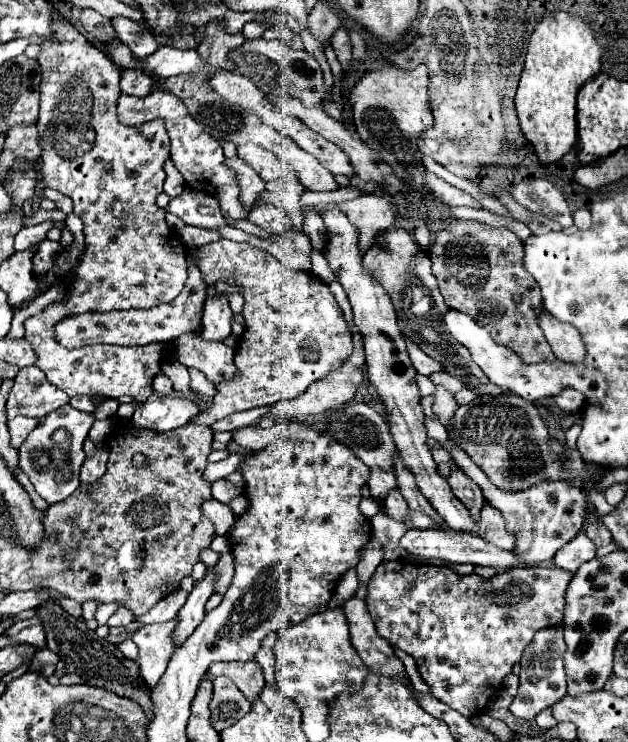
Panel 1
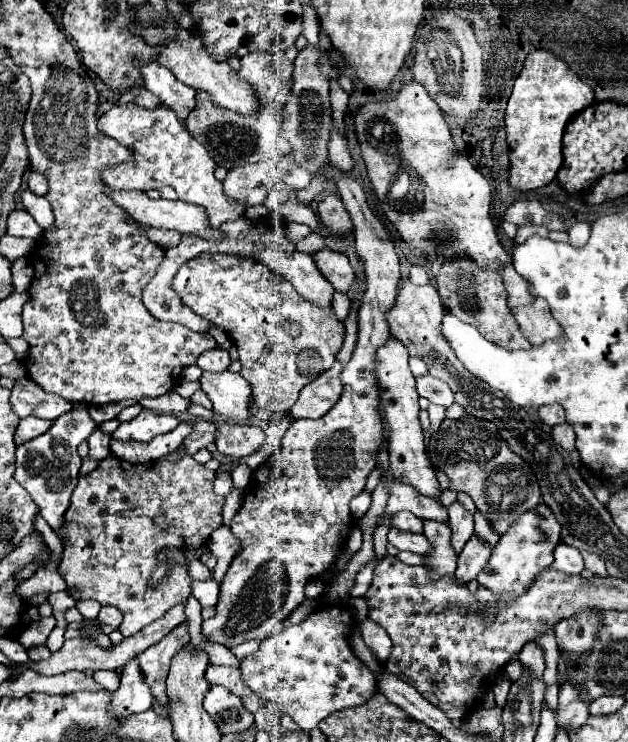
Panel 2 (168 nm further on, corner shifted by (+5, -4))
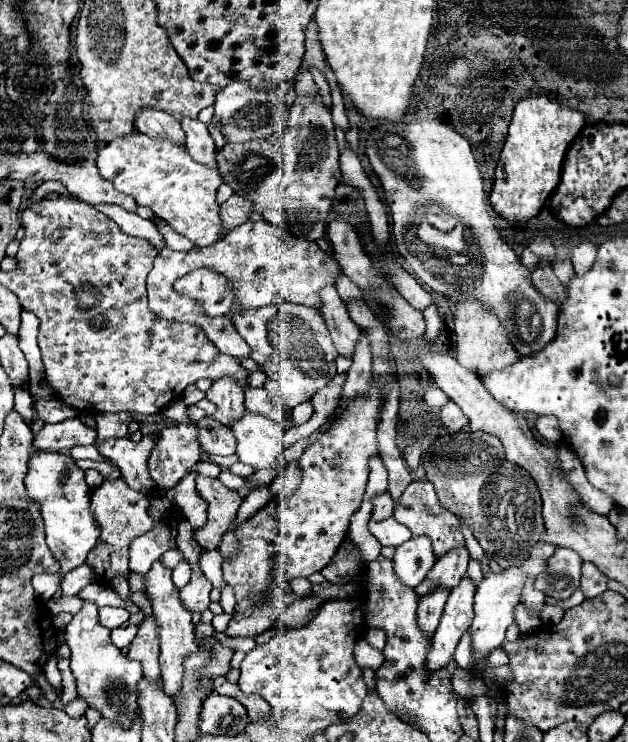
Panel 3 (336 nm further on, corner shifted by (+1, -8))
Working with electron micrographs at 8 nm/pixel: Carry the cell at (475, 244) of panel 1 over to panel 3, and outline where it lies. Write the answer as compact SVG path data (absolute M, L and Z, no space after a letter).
M457 303L457 321L455 321L455 333L457 333L457 359L463 367L467 367L477 377L487 375L487 371L503 369L519 359L519 353L511 347L507 341L505 329L499 323L499 319L483 309L479 303Z

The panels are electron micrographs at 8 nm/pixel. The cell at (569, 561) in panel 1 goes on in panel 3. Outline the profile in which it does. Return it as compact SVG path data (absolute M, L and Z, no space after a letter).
M557 549L547 561L547 571L535 579L535 589L553 599L569 599L581 583L583 559L575 551Z

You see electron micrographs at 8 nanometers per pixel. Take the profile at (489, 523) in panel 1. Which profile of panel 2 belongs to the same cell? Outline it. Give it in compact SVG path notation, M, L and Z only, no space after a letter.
M473 535L473 537L467 541L465 549L459 553L459 563L457 563L455 577L457 577L461 583L467 583L467 581L475 579L477 573L485 567L487 559L491 557L491 549L493 549L493 547L491 547L485 539Z

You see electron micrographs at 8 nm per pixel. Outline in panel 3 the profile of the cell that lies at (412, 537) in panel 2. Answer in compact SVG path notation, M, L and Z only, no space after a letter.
M389 517L385 521L371 521L369 531L371 531L371 535L375 535L375 539L381 545L399 547L401 543L411 539L411 531L407 527L403 527L401 523L397 523L393 517Z

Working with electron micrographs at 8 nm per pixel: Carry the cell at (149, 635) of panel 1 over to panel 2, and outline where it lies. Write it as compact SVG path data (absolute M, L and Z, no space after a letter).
M137 657L129 659L123 667L123 677L119 689L113 693L113 703L109 707L109 713L115 719L121 719L131 713L141 713L151 707L153 695L147 687L147 681L143 679L143 671L139 667Z

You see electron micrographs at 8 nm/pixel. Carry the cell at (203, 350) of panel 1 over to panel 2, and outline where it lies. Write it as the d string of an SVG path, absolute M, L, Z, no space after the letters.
M229 369L221 373L203 371L199 383L213 401L213 411L239 421L245 421L249 417L251 387L239 373L233 373Z

